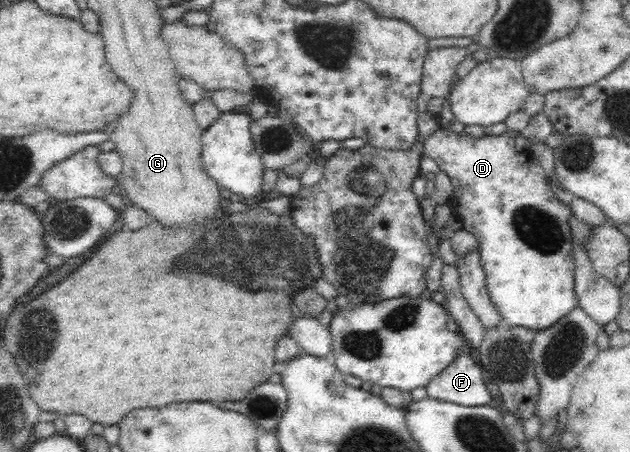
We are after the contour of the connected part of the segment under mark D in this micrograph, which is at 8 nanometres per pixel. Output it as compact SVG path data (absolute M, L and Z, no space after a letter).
M442 126L438 130L435 130L426 140L423 142L424 156L432 158L438 165L440 171L446 173L450 177L450 183L452 183L452 194L448 199L448 205L452 208L452 214L462 222L462 229L474 234L478 241L478 247L480 254L480 262L484 269L485 283L489 290L489 297L494 303L496 310L498 310L502 321L506 321L510 326L524 326L531 328L532 330L544 330L556 324L557 320L560 320L562 316L566 316L573 308L578 307L578 297L574 293L574 270L575 270L575 258L574 258L574 242L573 234L571 233L571 226L569 223L571 212L570 205L564 205L561 201L558 201L554 197L550 187L546 185L547 176L545 170L539 160L532 155L529 151L517 151L514 143L514 137L502 133L501 135L483 135L482 138L475 139L472 135L463 132L452 132L450 129L446 129Z

